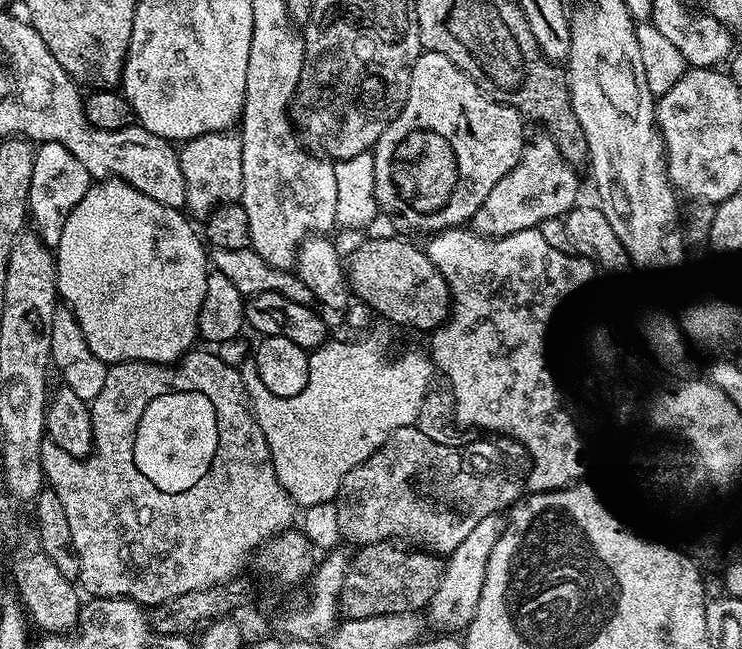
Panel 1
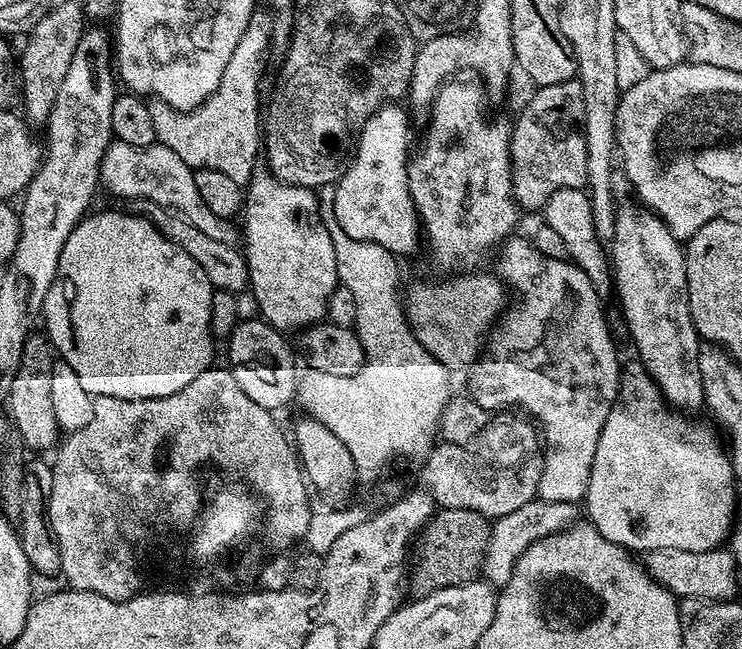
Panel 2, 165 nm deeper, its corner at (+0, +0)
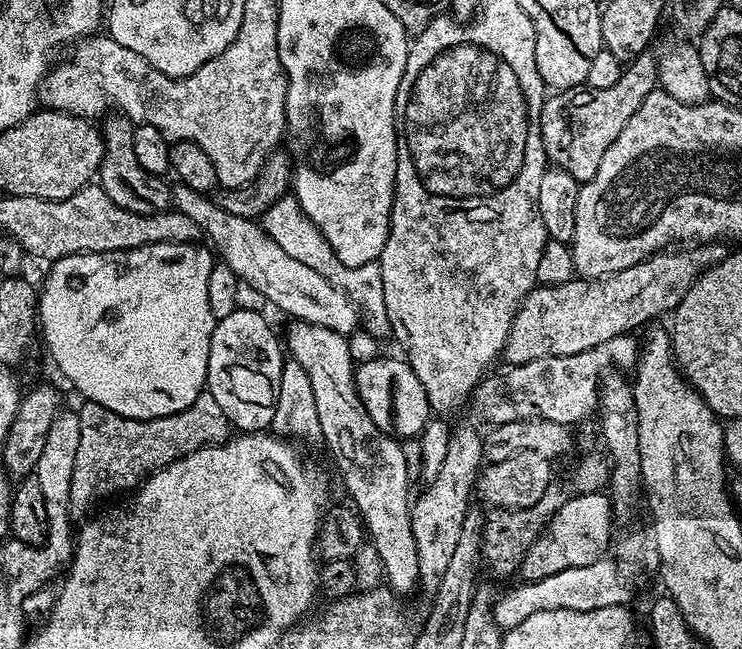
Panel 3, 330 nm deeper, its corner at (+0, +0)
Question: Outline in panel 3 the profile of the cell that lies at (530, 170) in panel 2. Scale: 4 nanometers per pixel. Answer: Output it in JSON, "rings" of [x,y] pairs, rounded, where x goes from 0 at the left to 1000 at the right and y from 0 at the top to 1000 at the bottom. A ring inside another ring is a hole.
{"rings":[[[875,77],[858,86],[837,109],[827,133],[817,139],[783,133],[763,136],[740,146],[730,163],[728,199],[733,234],[748,257],[763,262],[787,284],[801,268],[806,268],[806,254],[811,251],[811,237],[822,231],[822,219],[838,206],[838,194],[849,188],[854,169],[865,163],[871,145],[887,136],[887,86]]]}

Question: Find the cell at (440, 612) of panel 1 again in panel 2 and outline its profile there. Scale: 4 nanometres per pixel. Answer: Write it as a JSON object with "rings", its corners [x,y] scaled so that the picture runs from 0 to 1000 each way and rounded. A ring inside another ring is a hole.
{"rings":[[[724,767],[709,773],[704,786],[693,786],[689,792],[667,797],[662,803],[658,821],[658,840],[650,871],[651,892],[664,903],[678,903],[687,891],[698,860],[704,860],[704,854],[716,838],[778,806],[776,786],[778,778],[768,773],[741,773]]]}

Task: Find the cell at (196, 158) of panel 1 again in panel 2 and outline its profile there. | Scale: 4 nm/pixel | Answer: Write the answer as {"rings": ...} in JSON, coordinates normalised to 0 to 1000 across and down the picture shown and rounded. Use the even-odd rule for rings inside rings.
{"rings":[[[346,15],[341,18],[340,26],[337,28],[337,34],[332,40],[332,52],[326,52],[326,65],[321,65],[321,72],[315,76],[315,83],[310,83],[310,96],[305,100],[305,109],[299,112],[299,126],[294,126],[294,139],[288,139],[288,145],[283,145],[283,151],[278,151],[278,157],[272,157],[265,166],[257,166],[253,173],[247,173],[245,169],[240,169],[235,163],[229,163],[224,157],[218,157],[217,154],[205,151],[199,154],[199,168],[202,169],[202,183],[208,186],[208,206],[210,208],[210,220],[217,222],[218,225],[224,225],[229,231],[235,231],[235,237],[240,237],[240,243],[245,243],[245,250],[251,250],[253,253],[253,257],[263,262],[265,259],[282,259],[283,262],[295,262],[296,267],[305,268],[307,273],[313,276],[315,280],[321,280],[325,284],[325,287],[333,285],[334,279],[340,276],[341,265],[346,263],[348,253],[345,253],[345,240],[348,247],[348,239],[352,236],[353,231],[353,148],[350,154],[350,128],[356,123],[356,103],[361,99],[361,66],[365,69],[369,62],[369,31],[368,26],[364,23],[360,17],[356,15]]]}

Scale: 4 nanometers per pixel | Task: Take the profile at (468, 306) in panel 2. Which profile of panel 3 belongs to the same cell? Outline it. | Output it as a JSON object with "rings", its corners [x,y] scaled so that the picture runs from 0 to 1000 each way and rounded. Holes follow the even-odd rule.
{"rings":[[[943,373],[937,378],[938,382],[934,388],[911,388],[916,385],[891,385],[884,390],[883,394],[873,394],[865,404],[860,404],[854,410],[849,410],[844,416],[830,419],[826,425],[821,425],[807,435],[802,431],[790,431],[786,428],[778,428],[763,435],[757,441],[724,441],[713,450],[710,459],[701,468],[701,476],[693,484],[690,492],[690,501],[687,502],[687,512],[679,529],[679,541],[677,544],[678,553],[685,553],[686,562],[708,561],[709,558],[720,558],[725,552],[747,552],[748,549],[772,549],[774,545],[784,545],[790,539],[795,539],[801,533],[806,533],[811,527],[822,527],[822,521],[829,518],[845,518],[856,513],[856,505],[867,507],[869,502],[877,501],[883,487],[889,487],[904,482],[912,471],[914,465],[919,465],[919,459],[925,459],[925,453],[933,444],[933,438],[938,433],[938,427],[943,424],[945,418],[950,413],[960,411],[961,407],[966,407],[968,402],[976,399],[978,393],[978,382],[974,382],[974,374],[970,373]]]}

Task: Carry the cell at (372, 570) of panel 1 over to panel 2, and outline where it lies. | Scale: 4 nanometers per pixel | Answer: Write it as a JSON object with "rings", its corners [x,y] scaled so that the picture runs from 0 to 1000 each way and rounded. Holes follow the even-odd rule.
{"rings":[[[593,783],[584,789],[558,838],[558,861],[553,869],[554,911],[557,906],[561,911],[557,914],[562,920],[578,918],[585,909],[596,909],[601,903],[623,903],[628,897],[643,892],[650,881],[659,818],[659,797],[644,792],[639,786]]]}

